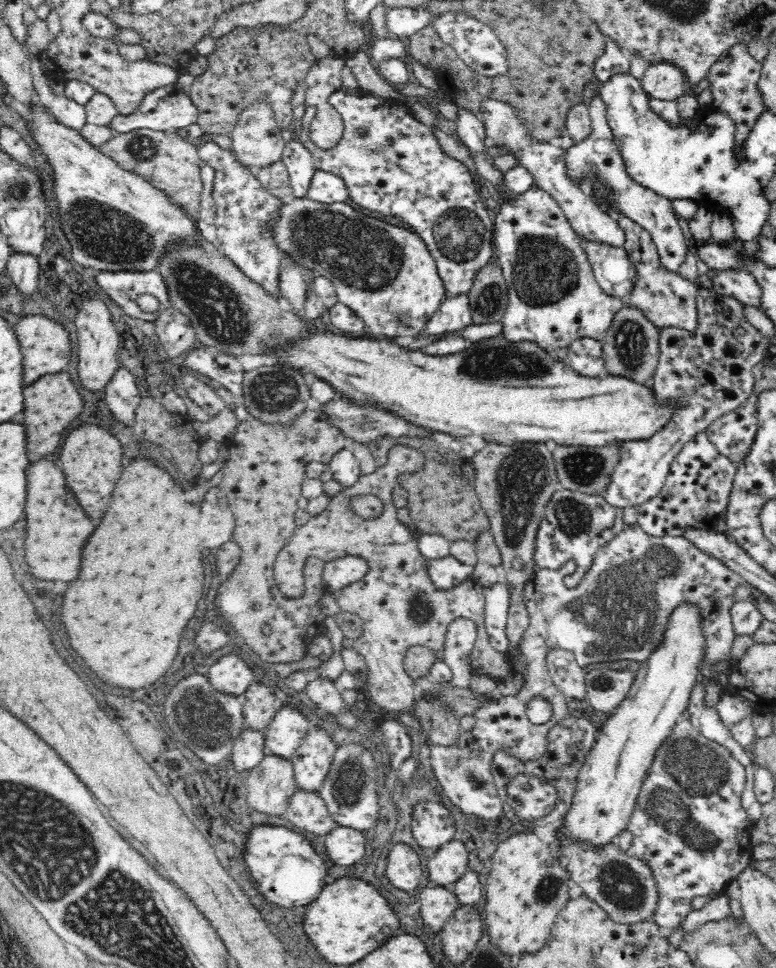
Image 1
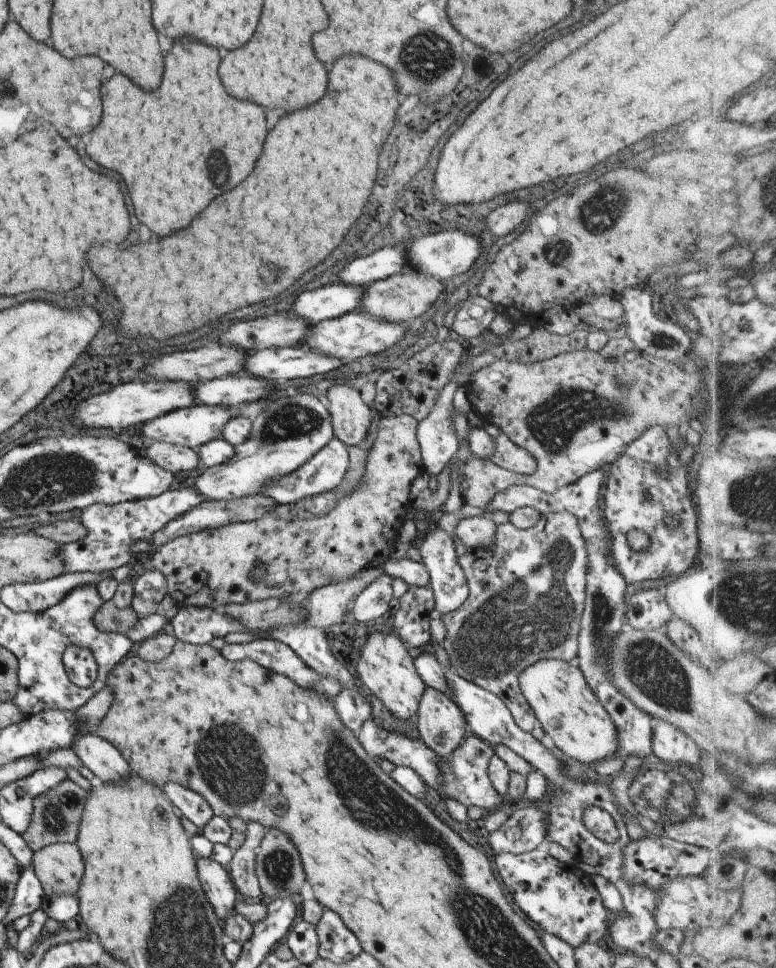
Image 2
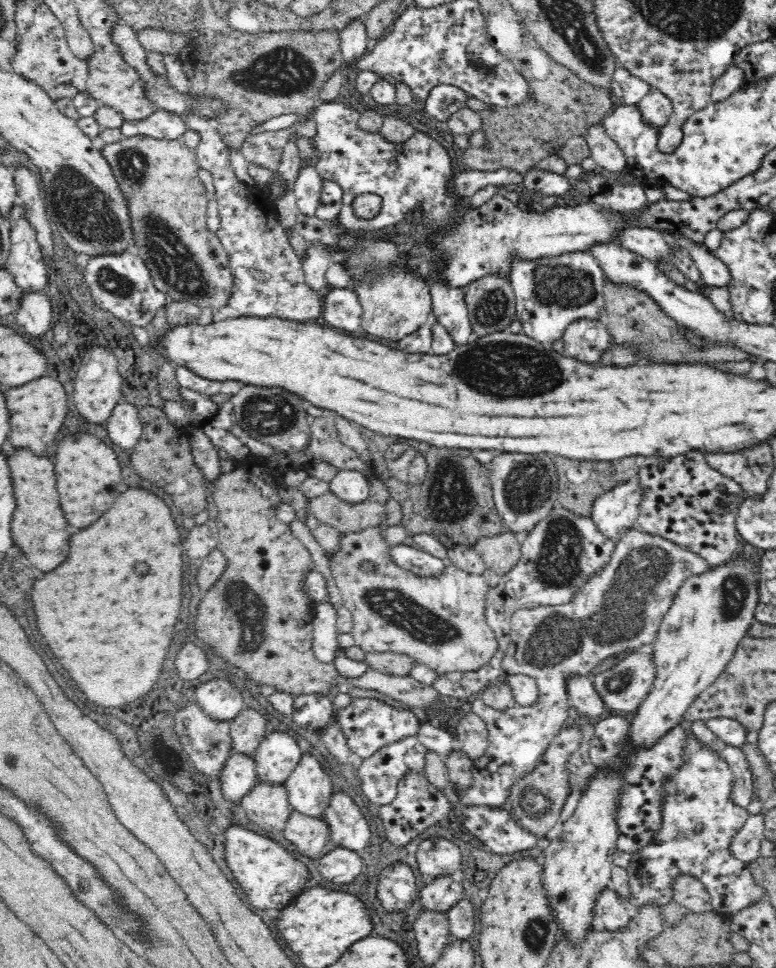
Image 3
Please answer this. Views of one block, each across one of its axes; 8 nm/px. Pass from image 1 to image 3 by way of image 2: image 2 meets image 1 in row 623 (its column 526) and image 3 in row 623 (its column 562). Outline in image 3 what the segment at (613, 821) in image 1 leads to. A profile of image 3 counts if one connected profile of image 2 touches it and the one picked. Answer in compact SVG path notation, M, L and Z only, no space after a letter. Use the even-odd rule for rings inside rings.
M737 557L736 560L728 560L721 565L716 565L711 567L706 572L699 575L689 576L683 585L677 590L674 600L658 628L657 636L653 644L653 662L657 667L657 678L653 685L653 690L648 694L648 697L644 699L644 702L638 706L637 710L634 711L634 718L630 719L630 734L628 734L628 740L626 740L626 752L631 753L634 749L639 749L640 747L652 746L660 737L663 737L666 732L672 731L676 726L679 726L683 721L684 714L688 707L694 702L694 699L698 698L698 694L701 694L704 690L708 689L719 677L720 674L726 669L726 666L732 661L736 650L738 649L738 642L746 636L746 632L750 626L752 626L755 621L754 618L754 608L758 604L758 572L754 570L754 562L750 558Z

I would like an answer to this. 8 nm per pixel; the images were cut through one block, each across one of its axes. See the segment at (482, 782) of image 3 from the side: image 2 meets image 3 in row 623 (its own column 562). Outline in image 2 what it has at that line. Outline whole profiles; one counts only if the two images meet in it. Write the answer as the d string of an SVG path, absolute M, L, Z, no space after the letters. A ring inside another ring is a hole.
M558 511L555 513L542 513L540 520L528 529L516 528L510 521L504 524L497 524L496 538L494 538L494 548L476 552L471 550L470 558L472 558L472 566L468 570L464 570L469 588L468 598L450 614L439 615L446 627L446 640L444 640L444 650L448 654L450 664L452 665L451 673L462 676L470 682L475 682L478 686L494 693L502 699L502 702L508 707L512 713L516 724L527 733L531 733L536 726L536 715L530 708L528 701L524 698L519 686L519 676L522 670L528 668L531 664L542 659L558 659L570 662L572 658L577 656L578 652L578 635L580 634L580 623L582 613L584 612L584 600L586 600L586 573L588 570L588 550L586 550L586 542L582 535L582 530L578 526L578 517L570 512Z

